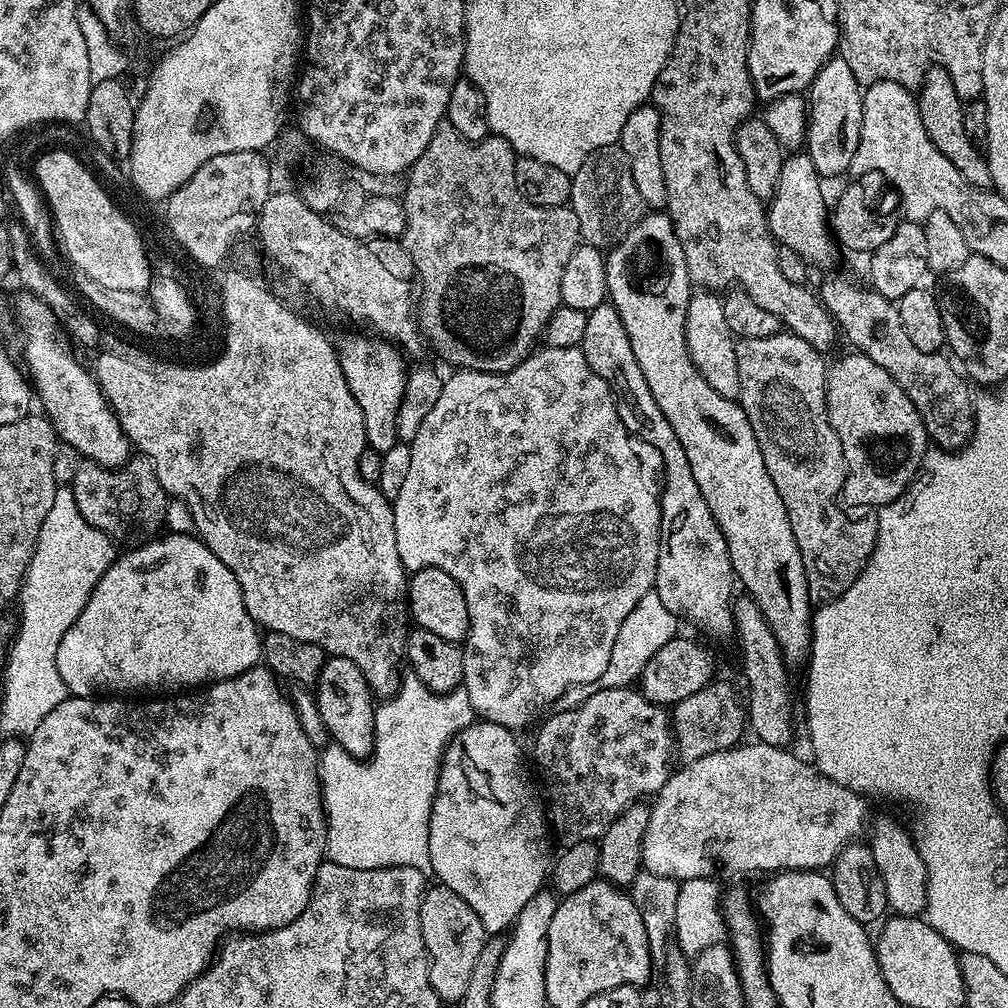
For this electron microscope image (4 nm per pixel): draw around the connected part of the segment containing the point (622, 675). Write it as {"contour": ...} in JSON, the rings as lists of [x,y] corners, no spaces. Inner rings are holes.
{"contour":[[[653,590],[642,594],[642,602],[626,614],[626,622],[622,622],[622,630],[618,630],[618,638],[614,638],[614,650],[610,650],[610,666],[602,674],[598,682],[602,688],[623,688],[632,686],[640,679],[642,670],[646,668],[646,662],[666,646],[666,642],[676,639],[678,635],[678,617],[670,610],[666,610],[662,598]]]}

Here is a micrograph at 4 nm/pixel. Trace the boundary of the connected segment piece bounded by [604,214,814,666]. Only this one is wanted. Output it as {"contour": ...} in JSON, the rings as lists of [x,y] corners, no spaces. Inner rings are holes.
{"contour":[[[645,214],[630,234],[607,253],[604,265],[608,300],[614,310],[618,310],[622,326],[626,326],[630,350],[634,350],[634,358],[642,369],[642,378],[646,378],[646,386],[650,386],[650,394],[654,394],[654,402],[658,402],[658,410],[666,414],[666,422],[674,426],[674,434],[678,434],[678,442],[682,442],[682,450],[686,450],[690,470],[694,470],[694,482],[698,482],[698,490],[702,490],[702,498],[706,498],[706,506],[710,506],[710,514],[714,514],[714,522],[718,522],[726,538],[735,579],[744,583],[743,591],[761,608],[777,638],[784,662],[788,666],[803,665],[812,652],[814,605],[808,593],[802,554],[798,554],[798,542],[794,542],[794,530],[790,530],[782,494],[778,494],[778,486],[774,486],[774,478],[770,478],[770,470],[766,470],[766,462],[762,462],[758,438],[754,438],[744,409],[736,400],[722,398],[690,358],[686,346],[686,310],[694,294],[694,285],[688,276],[686,254],[682,254],[682,242],[678,242],[678,234],[674,234],[671,218],[666,214]]]}

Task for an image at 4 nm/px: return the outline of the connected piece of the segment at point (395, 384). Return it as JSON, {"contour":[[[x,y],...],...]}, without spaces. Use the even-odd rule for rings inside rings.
{"contour":[[[356,332],[346,333],[338,340],[338,355],[342,374],[346,374],[346,382],[350,386],[350,394],[354,394],[362,410],[366,430],[365,445],[382,454],[395,444],[401,443],[398,434],[398,412],[410,368],[404,365],[405,353],[395,343],[375,334],[364,335],[368,336],[359,336]]]}

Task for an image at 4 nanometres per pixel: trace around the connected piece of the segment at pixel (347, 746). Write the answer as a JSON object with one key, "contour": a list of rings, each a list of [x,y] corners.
{"contour":[[[328,656],[325,659],[320,677],[314,685],[314,695],[318,714],[322,714],[322,722],[326,722],[328,735],[346,754],[359,760],[366,760],[374,750],[374,693],[366,682],[362,670],[350,662],[350,658]]]}

